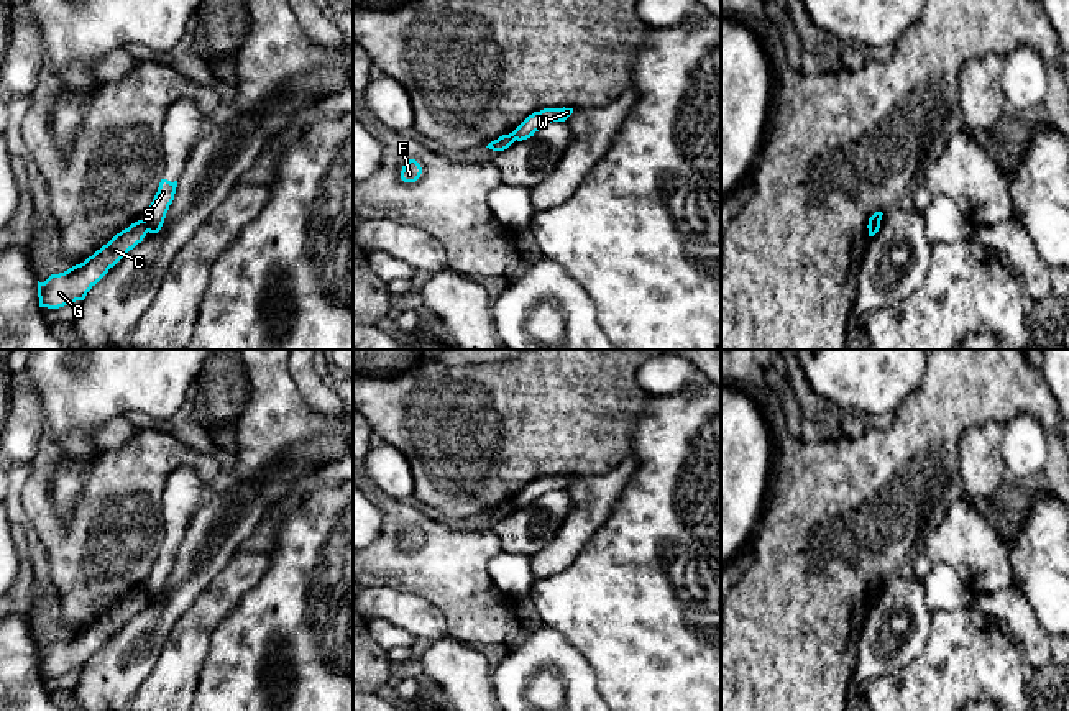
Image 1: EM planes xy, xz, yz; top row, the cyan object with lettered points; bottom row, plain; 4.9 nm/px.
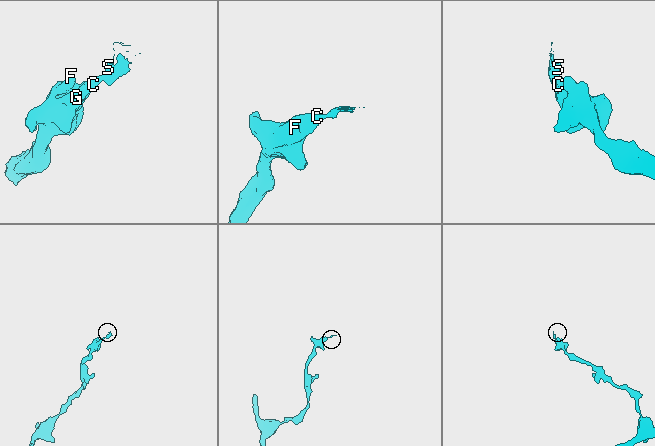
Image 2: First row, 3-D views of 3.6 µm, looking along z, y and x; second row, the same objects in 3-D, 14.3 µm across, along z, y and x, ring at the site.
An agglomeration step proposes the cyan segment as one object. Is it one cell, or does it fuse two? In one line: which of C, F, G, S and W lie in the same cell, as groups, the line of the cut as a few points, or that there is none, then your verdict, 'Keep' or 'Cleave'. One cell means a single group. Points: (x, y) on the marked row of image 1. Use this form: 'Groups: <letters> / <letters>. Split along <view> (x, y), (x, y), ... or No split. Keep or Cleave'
Groups: C F G / S W. Split along xy (143, 220), (148, 230). Cleave

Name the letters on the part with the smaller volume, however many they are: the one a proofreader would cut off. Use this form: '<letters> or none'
S, W

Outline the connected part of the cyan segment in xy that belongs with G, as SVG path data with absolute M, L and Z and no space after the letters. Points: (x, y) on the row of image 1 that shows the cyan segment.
M145 220L131 223L117 233L107 245L97 250L84 263L64 273L51 274L44 282L38 281L39 307L59 309L76 300L84 300L87 292L148 233Z

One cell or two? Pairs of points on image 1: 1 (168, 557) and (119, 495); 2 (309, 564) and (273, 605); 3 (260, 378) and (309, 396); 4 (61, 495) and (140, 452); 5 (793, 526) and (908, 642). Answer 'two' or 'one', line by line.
1: two
2: one
3: two
4: two
5: two

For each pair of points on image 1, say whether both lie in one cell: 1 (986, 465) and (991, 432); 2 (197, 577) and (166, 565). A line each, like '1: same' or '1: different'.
1: same
2: different

